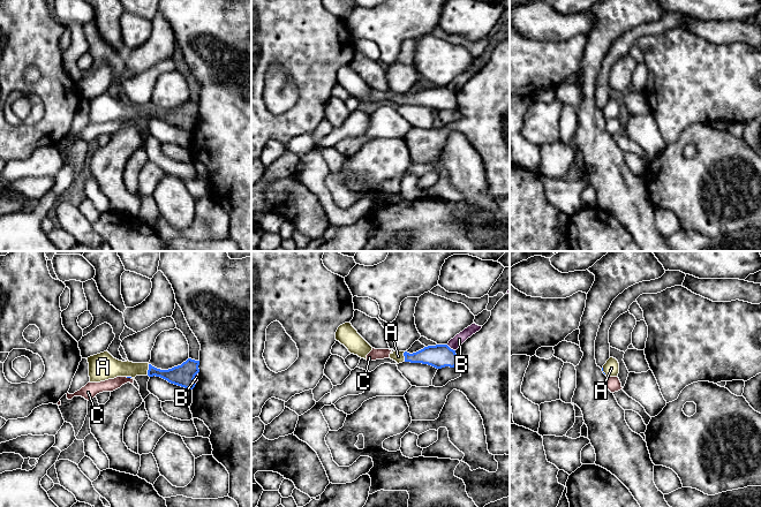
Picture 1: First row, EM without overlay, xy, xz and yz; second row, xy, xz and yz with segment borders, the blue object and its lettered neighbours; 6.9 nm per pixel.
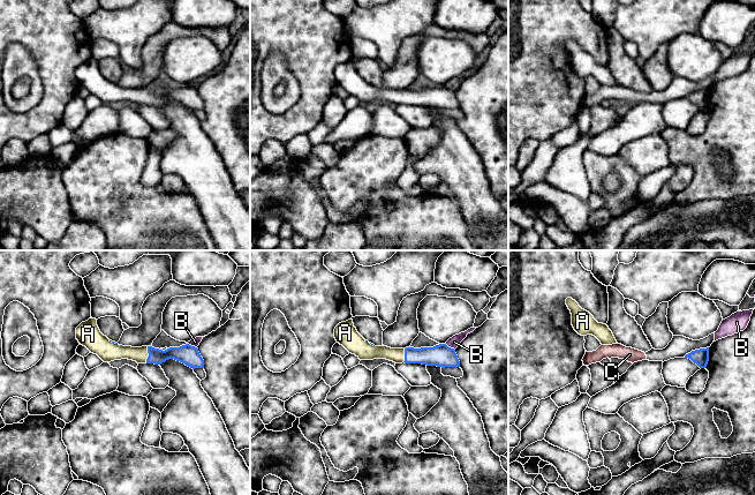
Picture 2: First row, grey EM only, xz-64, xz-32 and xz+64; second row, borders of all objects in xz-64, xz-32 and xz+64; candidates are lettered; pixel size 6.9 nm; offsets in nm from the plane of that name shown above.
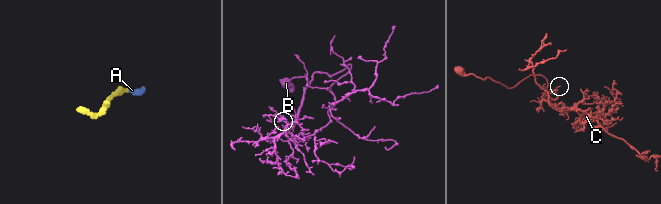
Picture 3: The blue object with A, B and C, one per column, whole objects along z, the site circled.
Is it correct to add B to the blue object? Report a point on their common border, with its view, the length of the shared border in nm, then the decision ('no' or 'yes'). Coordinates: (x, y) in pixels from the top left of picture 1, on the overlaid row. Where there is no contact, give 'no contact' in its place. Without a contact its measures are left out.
meets blue in xz at (450, 348); contact 80 nm long; no

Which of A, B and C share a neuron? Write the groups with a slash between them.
A / B / C

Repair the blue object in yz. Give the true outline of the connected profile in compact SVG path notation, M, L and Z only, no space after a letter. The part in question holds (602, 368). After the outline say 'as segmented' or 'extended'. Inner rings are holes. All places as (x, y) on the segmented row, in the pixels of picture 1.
M610 357L603 365L602 371L606 377L617 377L619 373L619 363L616 358Z; extended

